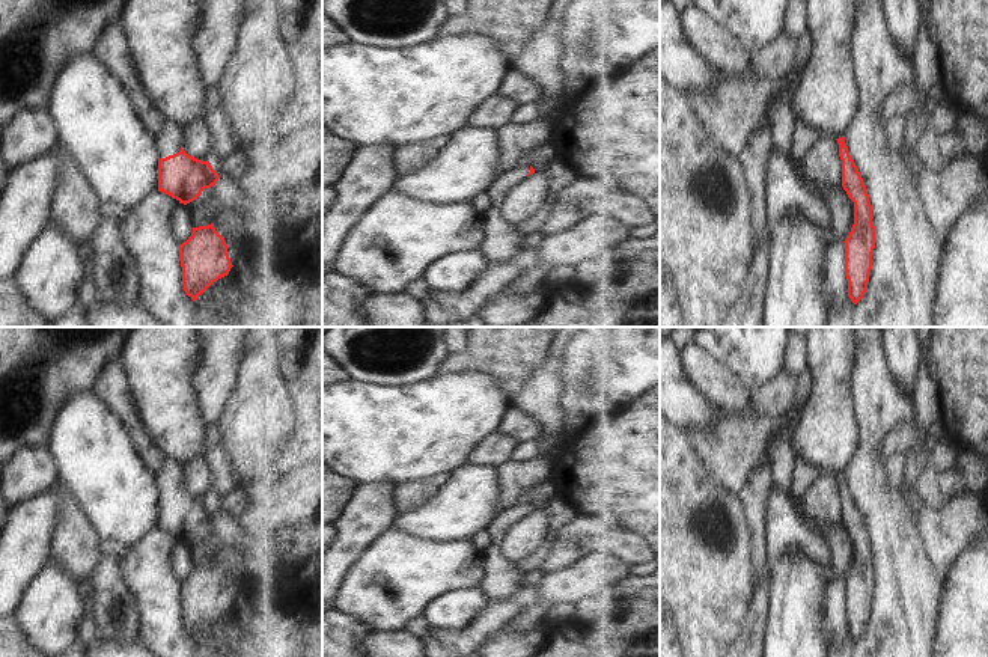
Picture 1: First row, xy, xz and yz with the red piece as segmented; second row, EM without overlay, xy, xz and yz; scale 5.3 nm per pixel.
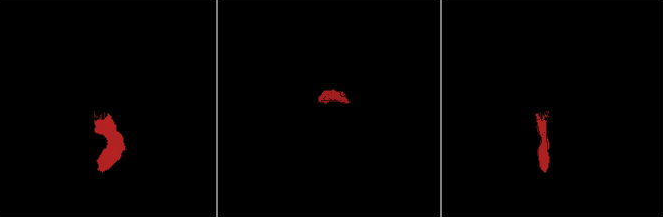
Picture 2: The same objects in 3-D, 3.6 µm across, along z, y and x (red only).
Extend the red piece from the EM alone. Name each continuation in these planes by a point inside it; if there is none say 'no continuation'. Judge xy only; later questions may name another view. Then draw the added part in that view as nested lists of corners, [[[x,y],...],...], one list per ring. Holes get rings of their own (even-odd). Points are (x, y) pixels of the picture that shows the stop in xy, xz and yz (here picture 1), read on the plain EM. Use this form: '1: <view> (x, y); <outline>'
1: xy (169, 478); [[[167,458],[155,475],[155,484],[160,496],[166,496],[179,490],[182,485],[181,464],[175,460]]]

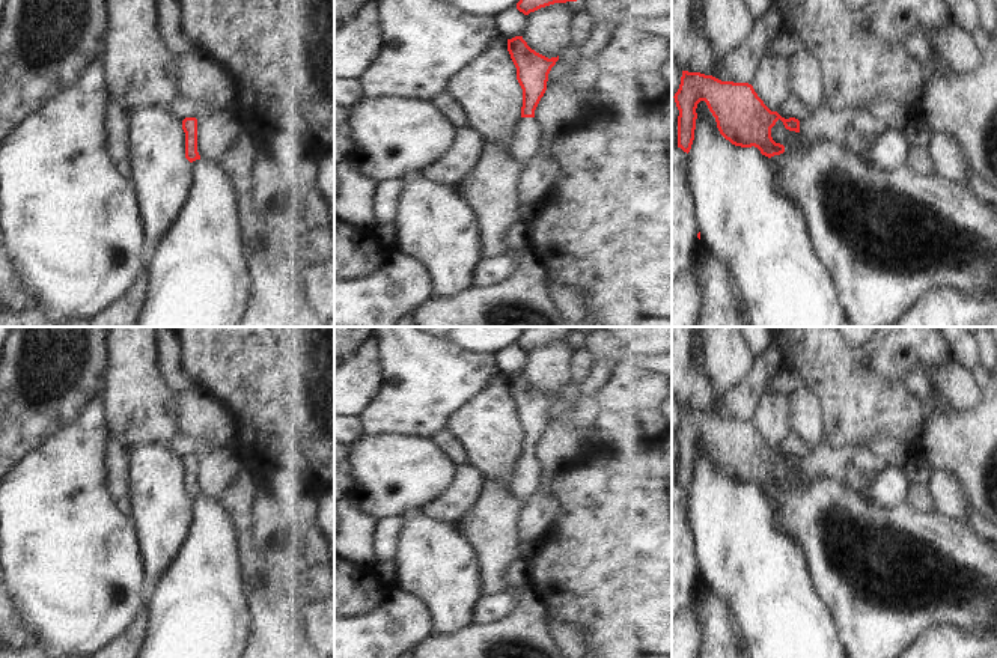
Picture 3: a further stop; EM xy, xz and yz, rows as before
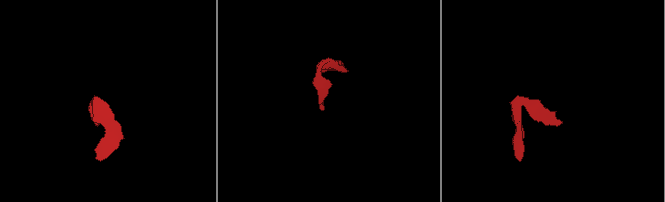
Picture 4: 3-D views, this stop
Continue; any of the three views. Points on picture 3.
1: xz (526, 478); [[[520,455],[514,465],[508,491],[520,501],[527,500],[541,485],[541,467],[535,455]]]

